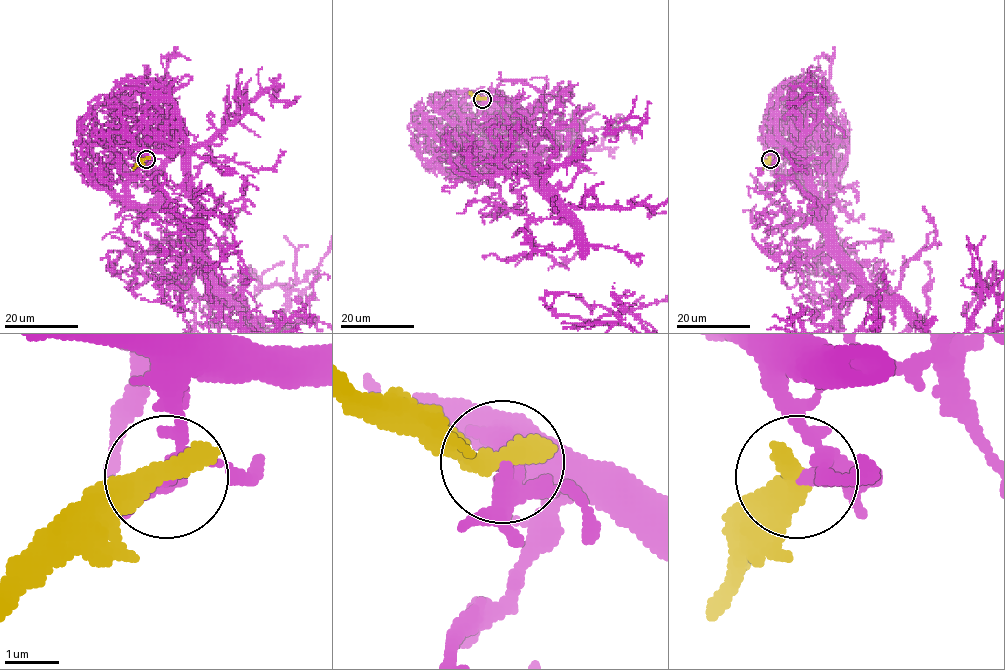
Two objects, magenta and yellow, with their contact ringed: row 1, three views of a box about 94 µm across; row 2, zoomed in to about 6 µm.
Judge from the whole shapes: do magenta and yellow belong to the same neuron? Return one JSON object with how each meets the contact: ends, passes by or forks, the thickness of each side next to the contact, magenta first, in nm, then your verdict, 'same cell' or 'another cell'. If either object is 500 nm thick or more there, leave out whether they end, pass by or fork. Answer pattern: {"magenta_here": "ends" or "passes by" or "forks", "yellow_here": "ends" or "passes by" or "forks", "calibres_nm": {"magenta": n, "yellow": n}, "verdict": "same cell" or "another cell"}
{"calibres_nm": {"magenta": 240, "yellow": 500}, "verdict": "another cell"}

